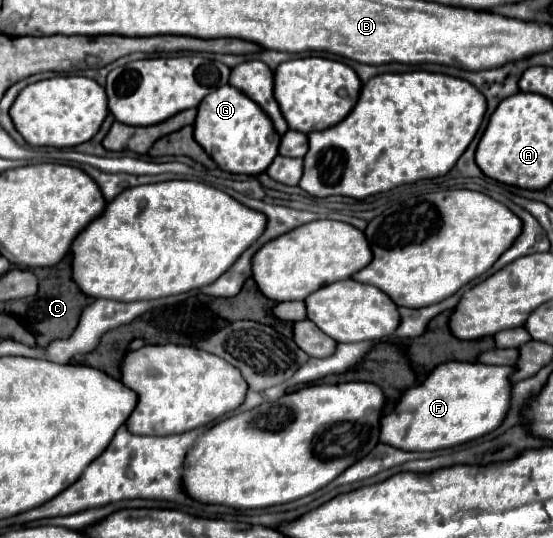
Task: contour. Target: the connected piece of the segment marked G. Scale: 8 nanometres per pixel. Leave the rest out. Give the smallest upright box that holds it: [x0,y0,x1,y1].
[193,85,281,175]

